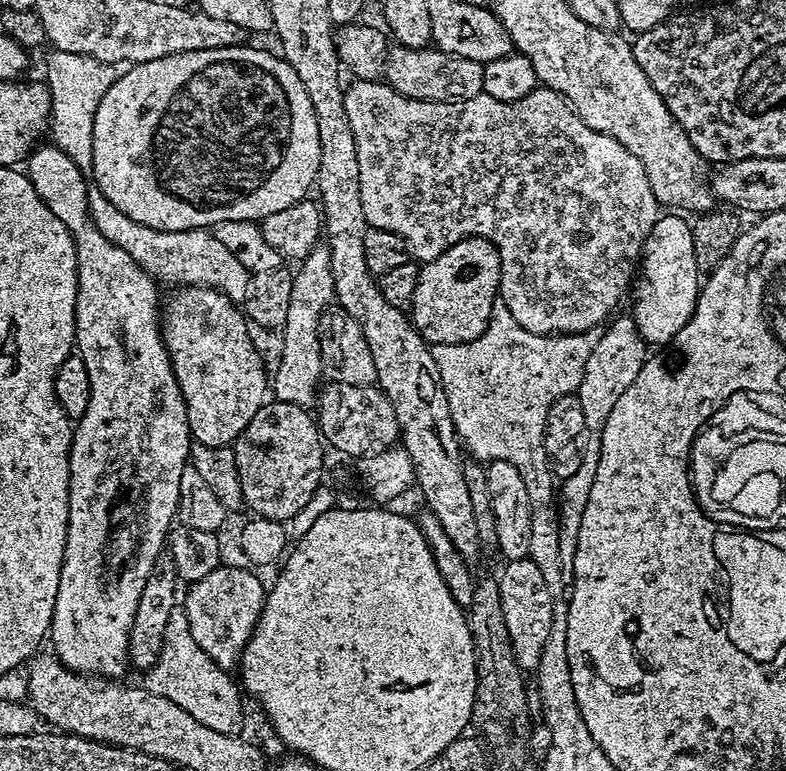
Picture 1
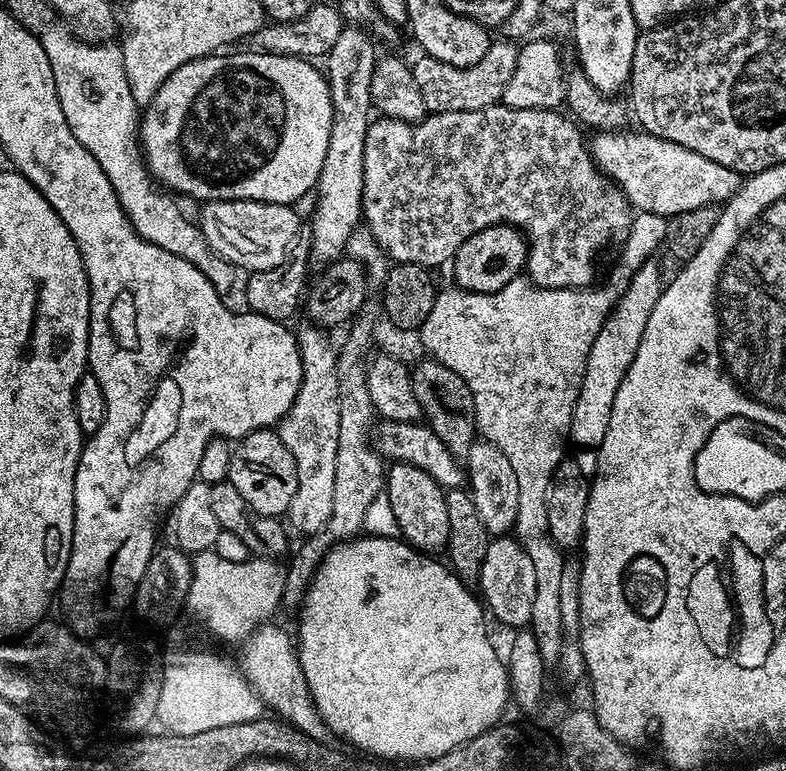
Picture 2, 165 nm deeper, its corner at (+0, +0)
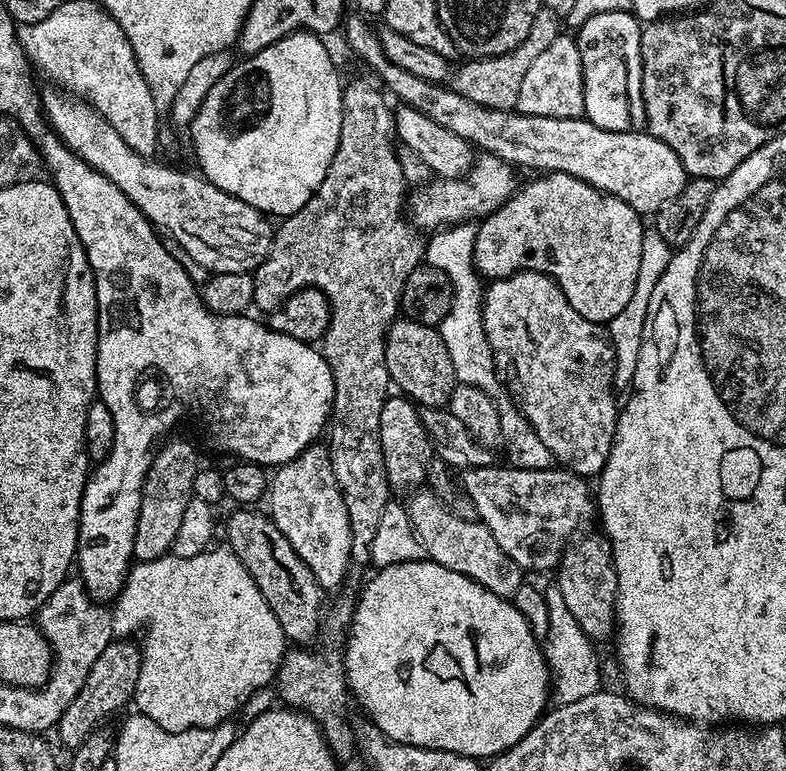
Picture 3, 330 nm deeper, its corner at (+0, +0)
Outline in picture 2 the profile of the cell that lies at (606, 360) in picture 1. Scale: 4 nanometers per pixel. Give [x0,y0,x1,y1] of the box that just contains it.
[568,259,666,477]

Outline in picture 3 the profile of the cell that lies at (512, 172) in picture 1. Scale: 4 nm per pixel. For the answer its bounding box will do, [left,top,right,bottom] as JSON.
[406,154,518,234]

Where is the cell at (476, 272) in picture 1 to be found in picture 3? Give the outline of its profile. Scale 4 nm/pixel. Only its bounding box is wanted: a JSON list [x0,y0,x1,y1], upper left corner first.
[472,172,646,325]

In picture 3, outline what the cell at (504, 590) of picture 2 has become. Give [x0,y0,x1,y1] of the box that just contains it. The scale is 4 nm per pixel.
[406,490,522,597]

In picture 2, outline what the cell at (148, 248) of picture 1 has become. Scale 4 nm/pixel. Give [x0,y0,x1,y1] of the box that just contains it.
[40,26,237,294]

